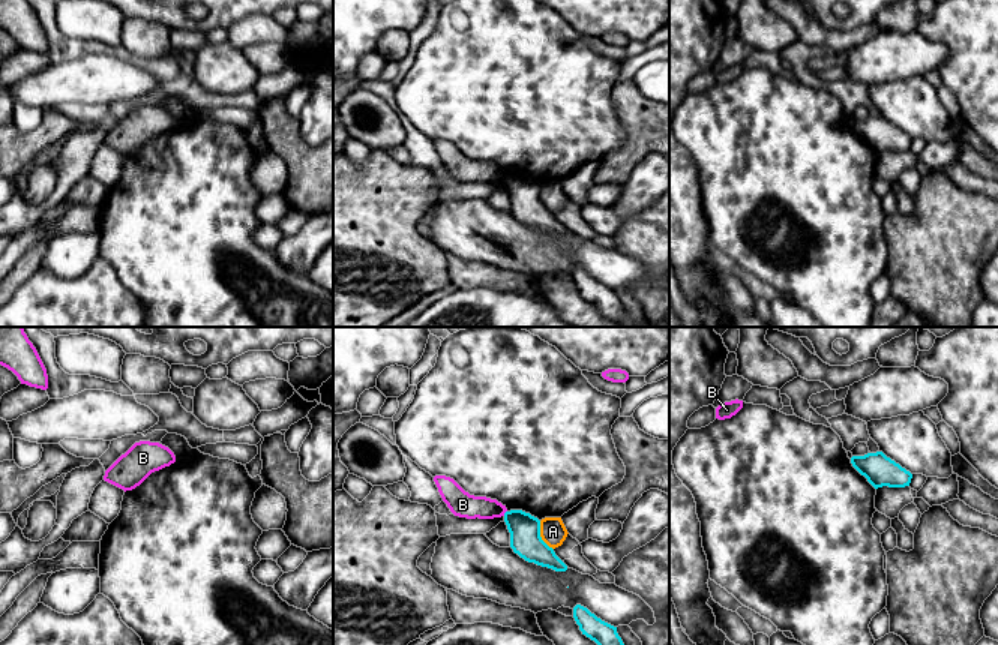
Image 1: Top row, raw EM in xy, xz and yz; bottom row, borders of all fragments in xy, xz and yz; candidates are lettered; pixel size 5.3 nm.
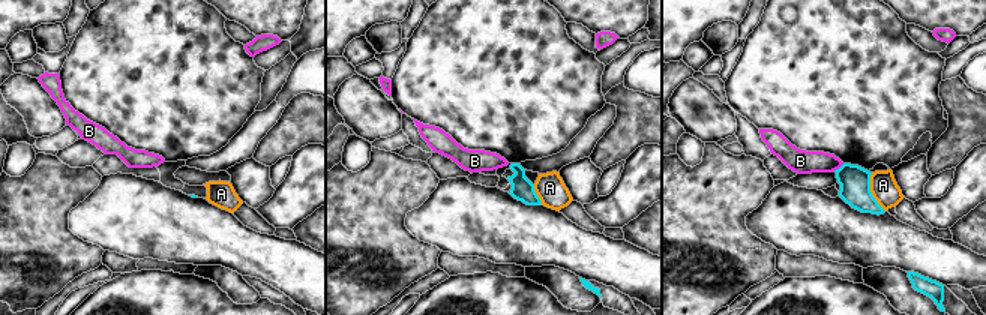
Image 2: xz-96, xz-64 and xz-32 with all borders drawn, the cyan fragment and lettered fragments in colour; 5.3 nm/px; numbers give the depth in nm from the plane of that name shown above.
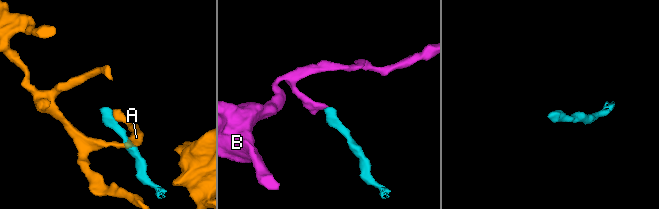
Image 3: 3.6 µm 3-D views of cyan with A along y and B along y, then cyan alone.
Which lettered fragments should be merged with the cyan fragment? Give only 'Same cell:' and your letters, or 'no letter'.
Same cell: no letter

